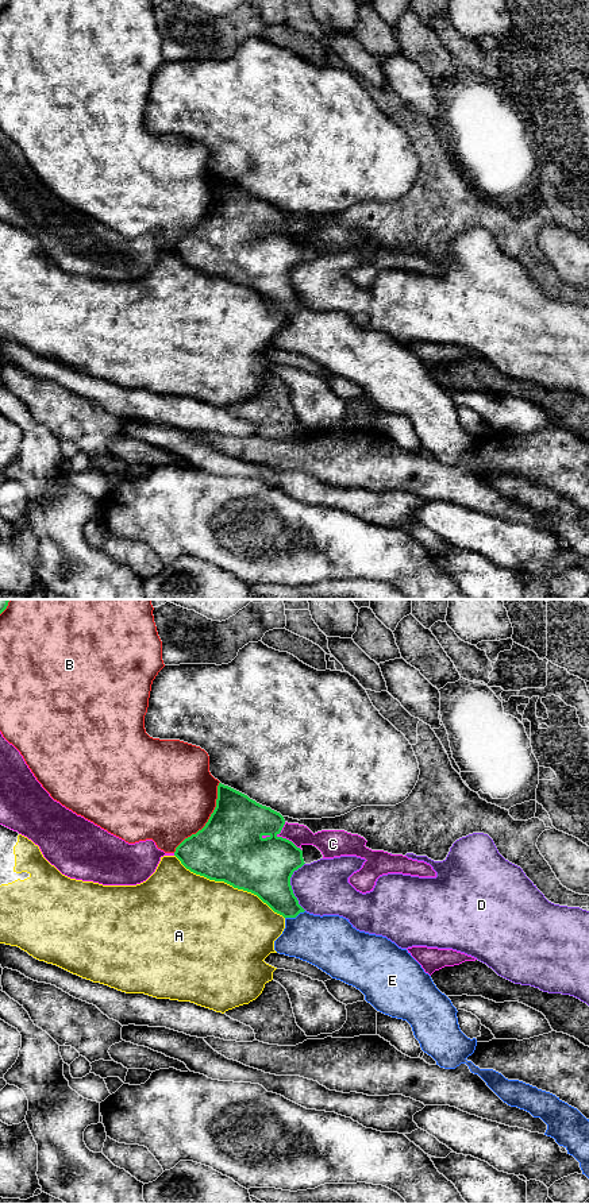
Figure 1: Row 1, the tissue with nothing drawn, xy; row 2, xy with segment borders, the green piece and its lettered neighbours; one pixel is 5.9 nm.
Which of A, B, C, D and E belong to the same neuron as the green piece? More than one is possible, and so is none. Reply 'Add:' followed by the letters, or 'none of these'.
Add: E

